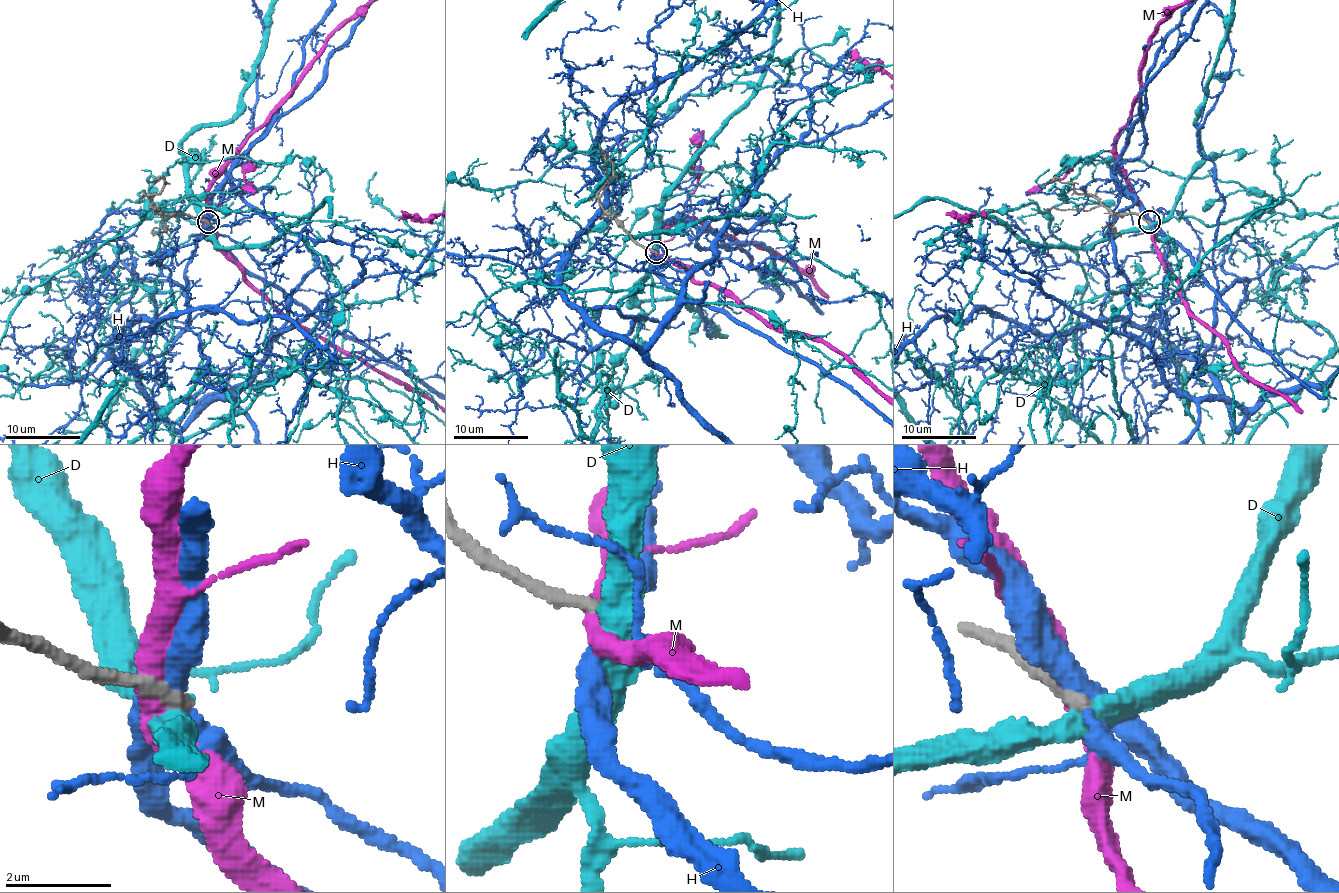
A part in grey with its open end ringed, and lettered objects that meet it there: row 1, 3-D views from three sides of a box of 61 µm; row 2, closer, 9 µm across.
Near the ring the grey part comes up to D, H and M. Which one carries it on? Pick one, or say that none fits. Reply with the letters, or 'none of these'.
H

